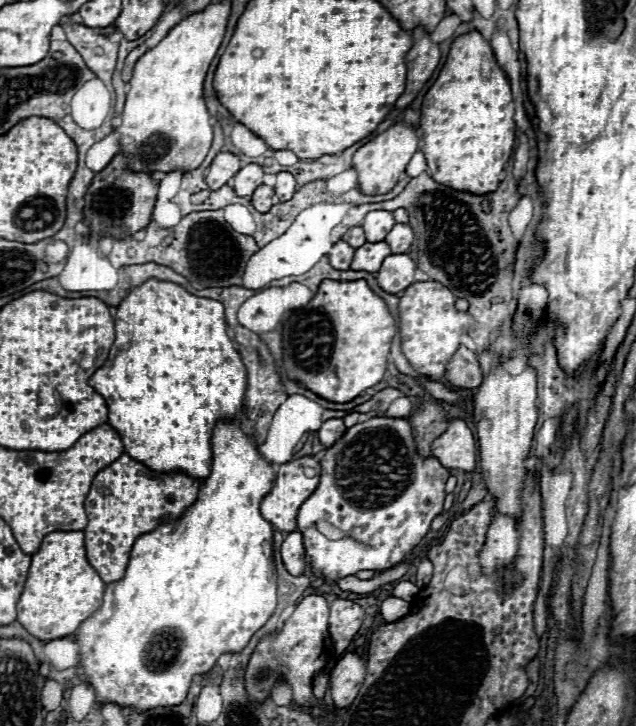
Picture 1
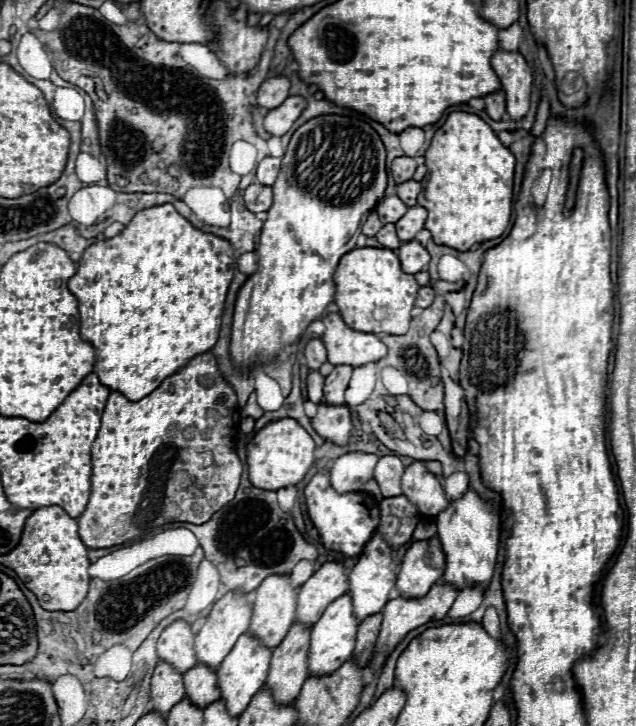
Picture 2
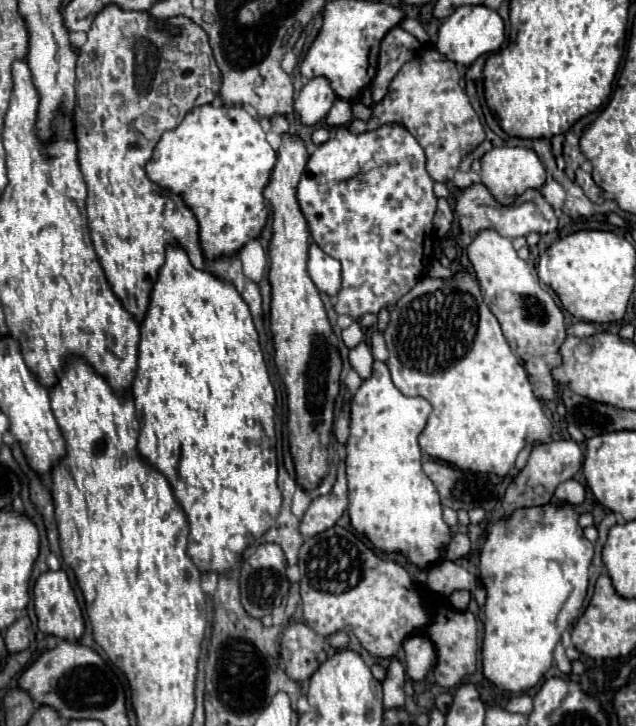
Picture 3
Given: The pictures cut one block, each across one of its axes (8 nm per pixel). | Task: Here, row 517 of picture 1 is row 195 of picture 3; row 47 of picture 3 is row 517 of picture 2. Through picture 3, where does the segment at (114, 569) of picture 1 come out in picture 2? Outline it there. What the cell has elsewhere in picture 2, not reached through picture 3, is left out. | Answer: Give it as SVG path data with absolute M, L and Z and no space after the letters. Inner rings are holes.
M204 352L198 354L196 358L192 358L186 366L182 366L178 372L174 372L172 376L164 378L162 384L150 392L148 396L144 396L138 402L132 402L128 398L124 398L120 392L112 392L104 414L102 414L102 426L98 430L98 438L94 440L92 446L92 494L90 494L90 502L80 518L80 538L88 548L110 548L110 546L118 546L136 538L142 538L146 534L150 534L154 528L164 526L164 524L172 524L172 522L190 522L190 524L204 524L210 520L210 516L214 512L218 512L224 504L228 504L232 500L232 496L236 494L238 486L240 486L240 474L244 470L242 460L236 454L234 448L234 438L238 434L238 424L240 424L240 408L238 408L238 398L234 388L222 378L220 370L218 370L218 362L216 356L212 356L212 352ZM94 522L100 524L104 528L104 532L100 534L100 538L94 538Z

